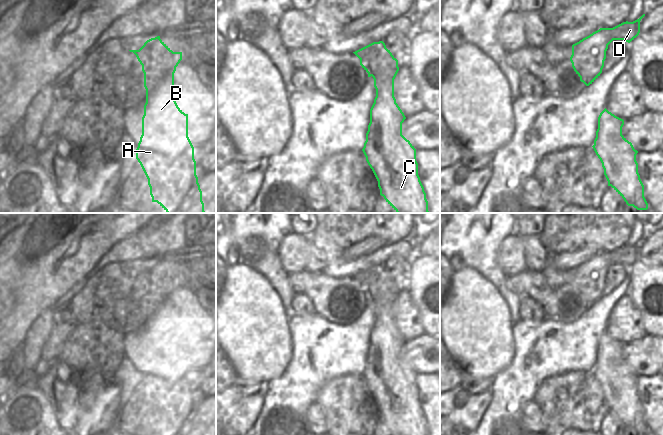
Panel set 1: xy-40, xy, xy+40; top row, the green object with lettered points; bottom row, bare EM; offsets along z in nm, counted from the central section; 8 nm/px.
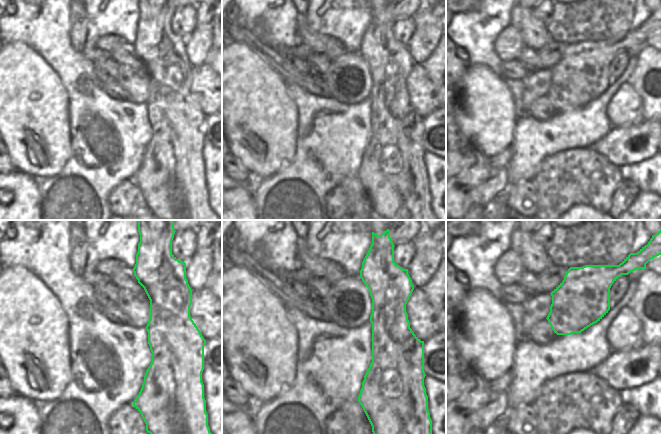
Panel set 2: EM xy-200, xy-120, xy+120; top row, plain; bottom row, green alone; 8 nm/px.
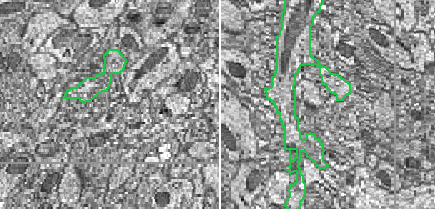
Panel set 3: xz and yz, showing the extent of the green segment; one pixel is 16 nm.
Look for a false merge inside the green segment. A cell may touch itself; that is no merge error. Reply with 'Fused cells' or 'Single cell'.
Fused cells

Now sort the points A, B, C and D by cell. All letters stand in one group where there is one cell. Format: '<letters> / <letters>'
A B C / D

